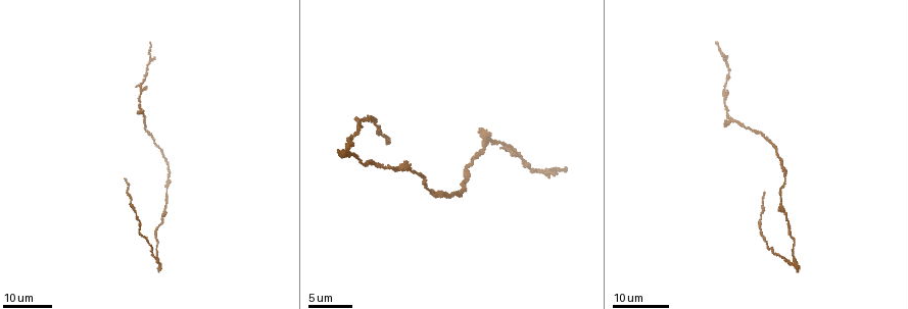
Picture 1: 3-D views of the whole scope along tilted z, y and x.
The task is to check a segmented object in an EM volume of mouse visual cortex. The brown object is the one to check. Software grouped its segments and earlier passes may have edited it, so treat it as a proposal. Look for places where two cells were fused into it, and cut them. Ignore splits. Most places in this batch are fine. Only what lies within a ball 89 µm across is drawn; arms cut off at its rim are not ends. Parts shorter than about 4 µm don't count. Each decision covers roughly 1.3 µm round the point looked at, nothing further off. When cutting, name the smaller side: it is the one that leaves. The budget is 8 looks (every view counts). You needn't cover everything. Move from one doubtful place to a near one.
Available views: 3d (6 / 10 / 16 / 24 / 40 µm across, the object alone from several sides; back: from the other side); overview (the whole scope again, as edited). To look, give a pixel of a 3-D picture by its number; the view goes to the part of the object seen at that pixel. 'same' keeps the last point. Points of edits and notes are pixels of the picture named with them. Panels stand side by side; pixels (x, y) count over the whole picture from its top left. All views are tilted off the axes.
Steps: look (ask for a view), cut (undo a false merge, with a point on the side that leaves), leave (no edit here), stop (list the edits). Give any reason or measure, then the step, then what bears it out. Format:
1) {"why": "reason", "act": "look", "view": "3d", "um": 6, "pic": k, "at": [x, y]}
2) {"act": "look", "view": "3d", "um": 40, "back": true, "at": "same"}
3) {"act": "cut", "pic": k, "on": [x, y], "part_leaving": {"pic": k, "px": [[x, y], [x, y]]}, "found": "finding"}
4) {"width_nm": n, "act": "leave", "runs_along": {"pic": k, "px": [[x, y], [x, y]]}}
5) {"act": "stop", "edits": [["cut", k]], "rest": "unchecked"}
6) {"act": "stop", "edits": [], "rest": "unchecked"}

{"why": "sudden change in width", "act": "look", "view": "3d", "um": 16, "pic": 1, "at": [736, 123]}

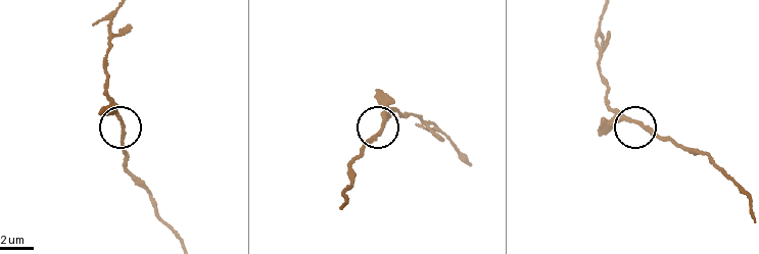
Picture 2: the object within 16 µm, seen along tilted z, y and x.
{"act": "look", "view": "3d", "um": 10, "pic": 2, "at": [631, 121]}

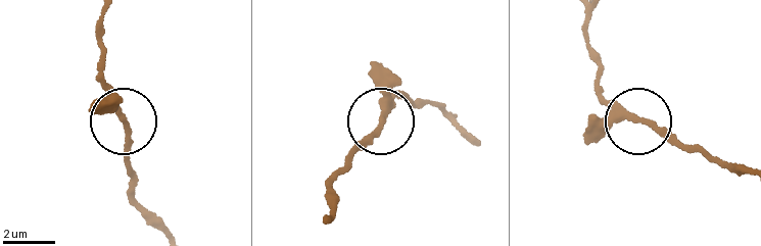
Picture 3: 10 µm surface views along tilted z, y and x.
{"act": "leave", "runs_along": {"pic": 3, "px": [[749, 174], [660, 138], [599, 87]]}, "found": "one cell here"}

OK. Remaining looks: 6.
{"why": "thick turns thin", "act": "look", "view": "3d", "um": 24, "pic": 1, "at": [784, 174]}

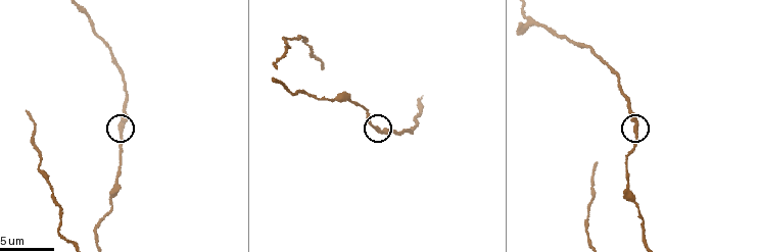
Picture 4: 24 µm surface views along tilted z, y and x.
{"why": "zoom in", "act": "look", "view": "3d", "um": 6, "pic": 4, "at": [635, 131]}

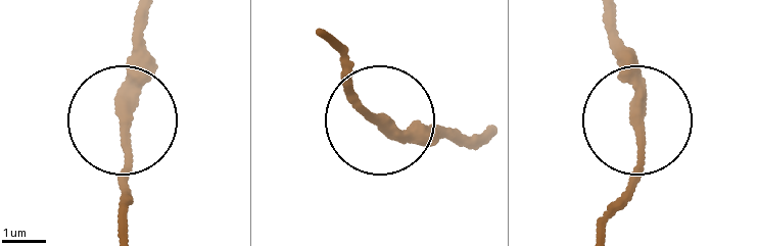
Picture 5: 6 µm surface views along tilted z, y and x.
{"act": "leave", "runs_along": {"pic": 5, "px": [[348, 75], [366, 110], [403, 137], [456, 148]]}, "found": "all the same cell"}

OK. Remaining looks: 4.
{"act": "look", "view": "3d", "um": 6, "pic": 4, "at": [110, 198]}

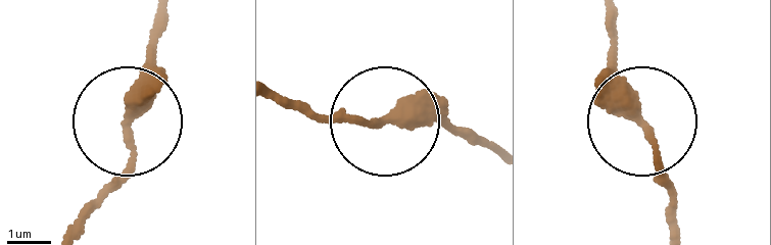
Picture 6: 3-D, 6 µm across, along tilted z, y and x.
{"act": "leave", "runs_along": {"pic": 6, "px": [[495, 154], [414, 113], [356, 121], [290, 112]]}, "found": "continuous, no second cell"}

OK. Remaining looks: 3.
{"why": "narrows sharply", "act": "look", "view": "3d", "um": 24, "pic": 1, "at": [534, 169]}

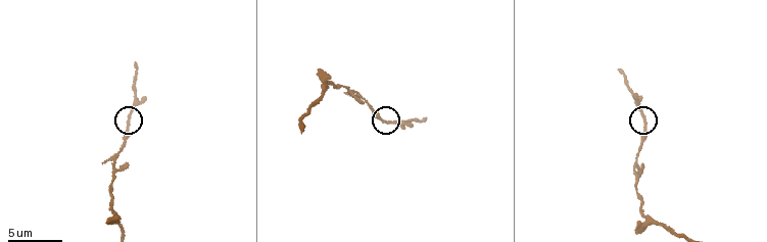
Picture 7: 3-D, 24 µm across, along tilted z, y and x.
{"why": "zoom in", "act": "look", "view": "3d", "um": 10, "pic": 7, "at": [645, 118]}

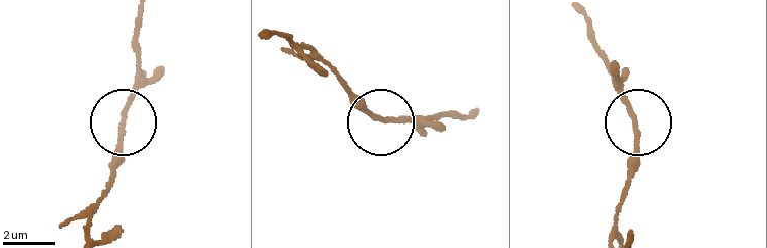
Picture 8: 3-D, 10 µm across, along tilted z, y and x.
{"act": "leave", "runs_along": {"pic": 8, "px": [[272, 36], [330, 66], [370, 114], [439, 129]]}, "found": "all the same cell"}

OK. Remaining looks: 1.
{"act": "stop", "edits": [], "rest": "unchecked"}

